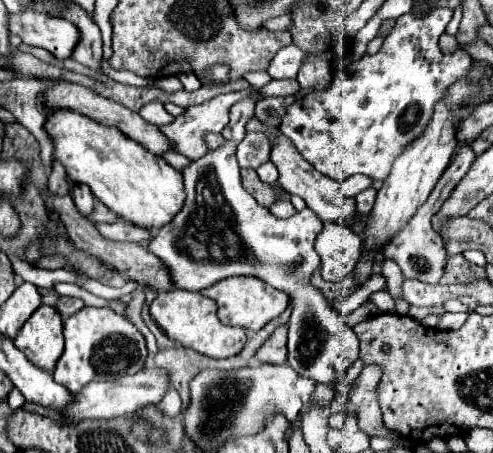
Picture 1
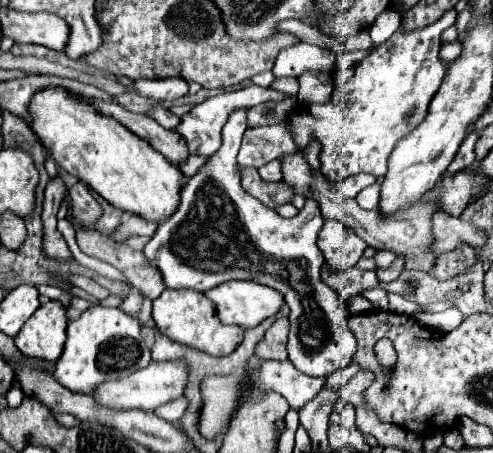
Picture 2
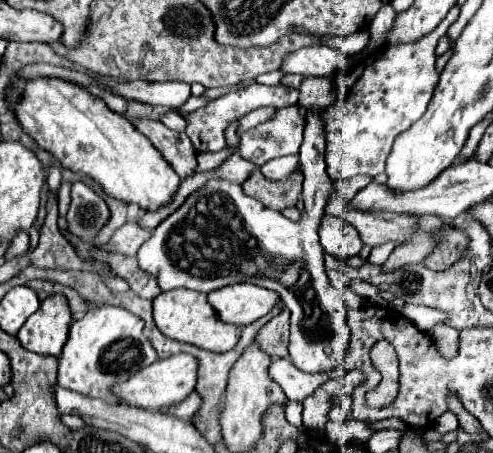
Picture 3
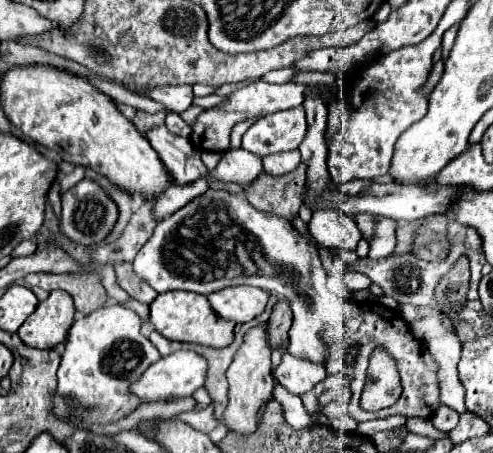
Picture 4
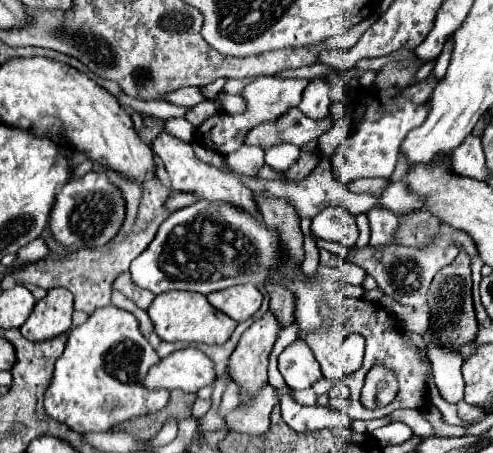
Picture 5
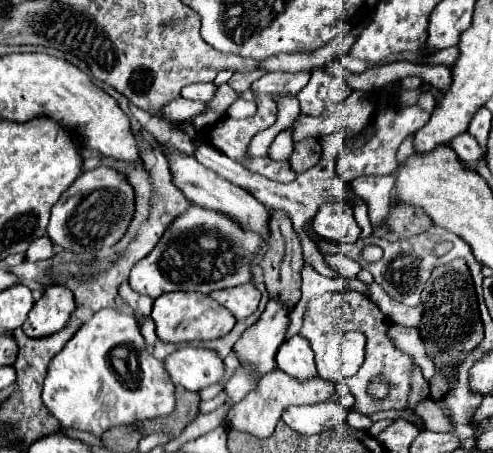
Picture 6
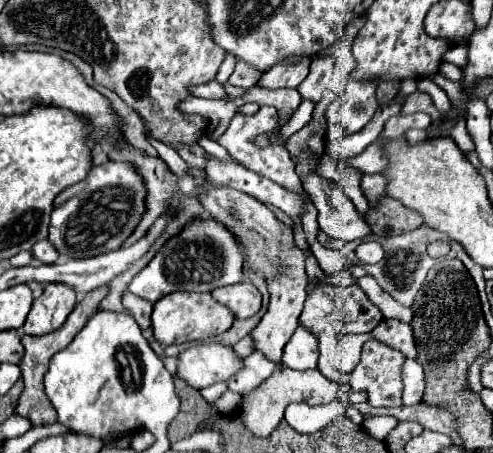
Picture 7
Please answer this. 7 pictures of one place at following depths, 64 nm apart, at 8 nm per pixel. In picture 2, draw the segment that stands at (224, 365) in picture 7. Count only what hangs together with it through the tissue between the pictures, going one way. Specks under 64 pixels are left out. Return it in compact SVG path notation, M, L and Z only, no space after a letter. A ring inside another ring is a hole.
M178 358L170 362L152 362L150 366L136 370L134 374L106 382L98 386L94 398L98 404L108 408L124 408L124 410L156 410L162 404L168 404L180 396L184 396L184 390L188 386L188 364Z

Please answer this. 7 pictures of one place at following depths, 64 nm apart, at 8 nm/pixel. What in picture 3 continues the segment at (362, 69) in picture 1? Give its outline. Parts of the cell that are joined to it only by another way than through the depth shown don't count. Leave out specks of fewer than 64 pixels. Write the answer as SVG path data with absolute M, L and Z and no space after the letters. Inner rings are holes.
M454 4L438 28L422 40L382 46L352 70L334 78L336 102L328 106L322 116L326 124L326 172L334 182L358 174L376 176L384 172L394 138L426 112L438 82L438 72L434 68L436 44L458 16L460 6Z

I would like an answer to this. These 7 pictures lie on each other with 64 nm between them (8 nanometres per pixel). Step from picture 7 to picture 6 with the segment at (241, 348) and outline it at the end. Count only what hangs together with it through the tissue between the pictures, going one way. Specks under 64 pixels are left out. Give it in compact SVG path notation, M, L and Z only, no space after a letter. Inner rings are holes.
M232 350L230 354L224 359L225 363L225 375L220 381L220 384L225 385L229 380L230 376L233 374L234 370L240 365L236 355L234 355L234 351Z

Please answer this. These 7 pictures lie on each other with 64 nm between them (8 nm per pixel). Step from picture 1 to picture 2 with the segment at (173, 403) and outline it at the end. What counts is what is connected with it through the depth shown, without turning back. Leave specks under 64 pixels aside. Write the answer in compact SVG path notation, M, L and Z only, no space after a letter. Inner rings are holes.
M182 396L182 398L178 398L178 400L172 400L172 402L156 408L154 412L162 412L162 418L164 418L164 420L180 422L182 416L184 416L184 412L186 412L186 408L188 408L188 398Z

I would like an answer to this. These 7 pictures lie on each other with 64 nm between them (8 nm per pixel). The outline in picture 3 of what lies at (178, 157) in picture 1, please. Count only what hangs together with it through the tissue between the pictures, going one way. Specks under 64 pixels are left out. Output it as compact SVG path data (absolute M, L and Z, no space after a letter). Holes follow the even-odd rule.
M238 147L235 148L225 148L219 152L201 152L196 156L198 166L195 173L200 173L204 171L211 171L217 168L230 154L233 154Z

